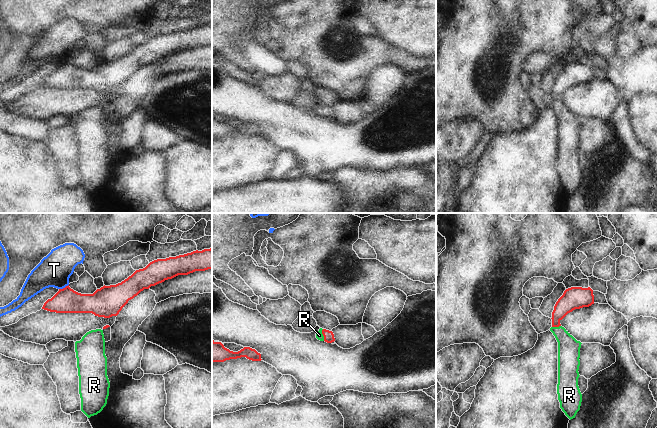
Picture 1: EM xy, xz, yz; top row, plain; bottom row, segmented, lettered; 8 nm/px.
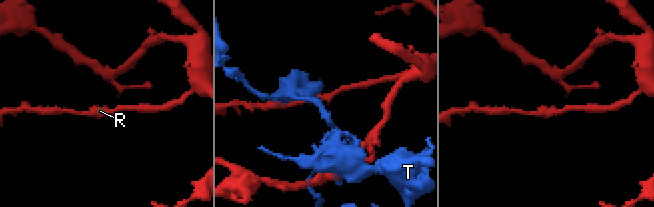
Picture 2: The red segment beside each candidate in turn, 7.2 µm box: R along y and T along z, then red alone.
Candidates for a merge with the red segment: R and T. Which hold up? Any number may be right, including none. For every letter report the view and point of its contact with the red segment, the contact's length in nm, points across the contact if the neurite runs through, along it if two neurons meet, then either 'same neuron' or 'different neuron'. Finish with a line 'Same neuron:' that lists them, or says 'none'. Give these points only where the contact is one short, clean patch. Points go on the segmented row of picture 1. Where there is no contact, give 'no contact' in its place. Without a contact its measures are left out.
R: contact xz (323, 335); length 100 nm; way xz (328, 335), (323, 335), (319, 335); same neuron
T: contact xy (63, 288); length 90 nm; different neuron
Same neuron: R

